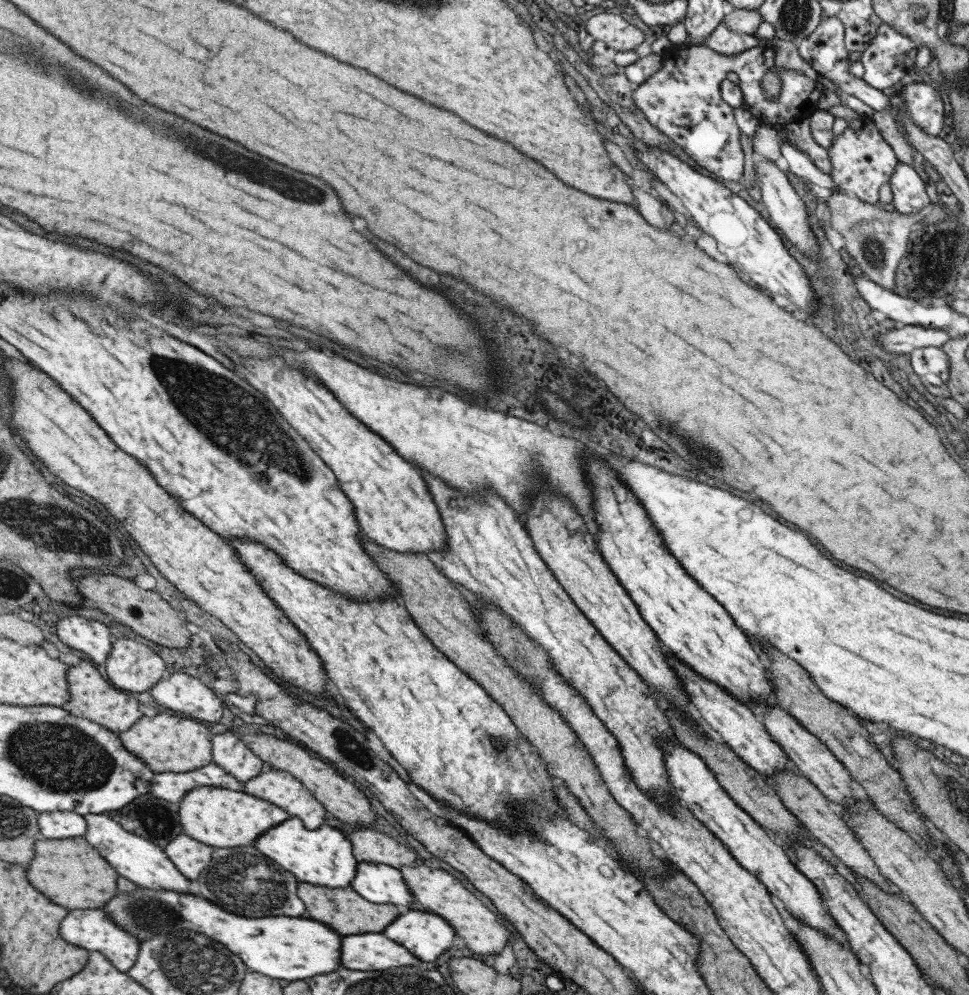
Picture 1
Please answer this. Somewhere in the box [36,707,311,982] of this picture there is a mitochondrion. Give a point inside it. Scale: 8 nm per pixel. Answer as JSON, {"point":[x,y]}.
{"point":[266,890]}

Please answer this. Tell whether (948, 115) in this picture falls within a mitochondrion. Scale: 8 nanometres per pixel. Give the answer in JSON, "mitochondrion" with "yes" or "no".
{"mitochondrion":"no"}

